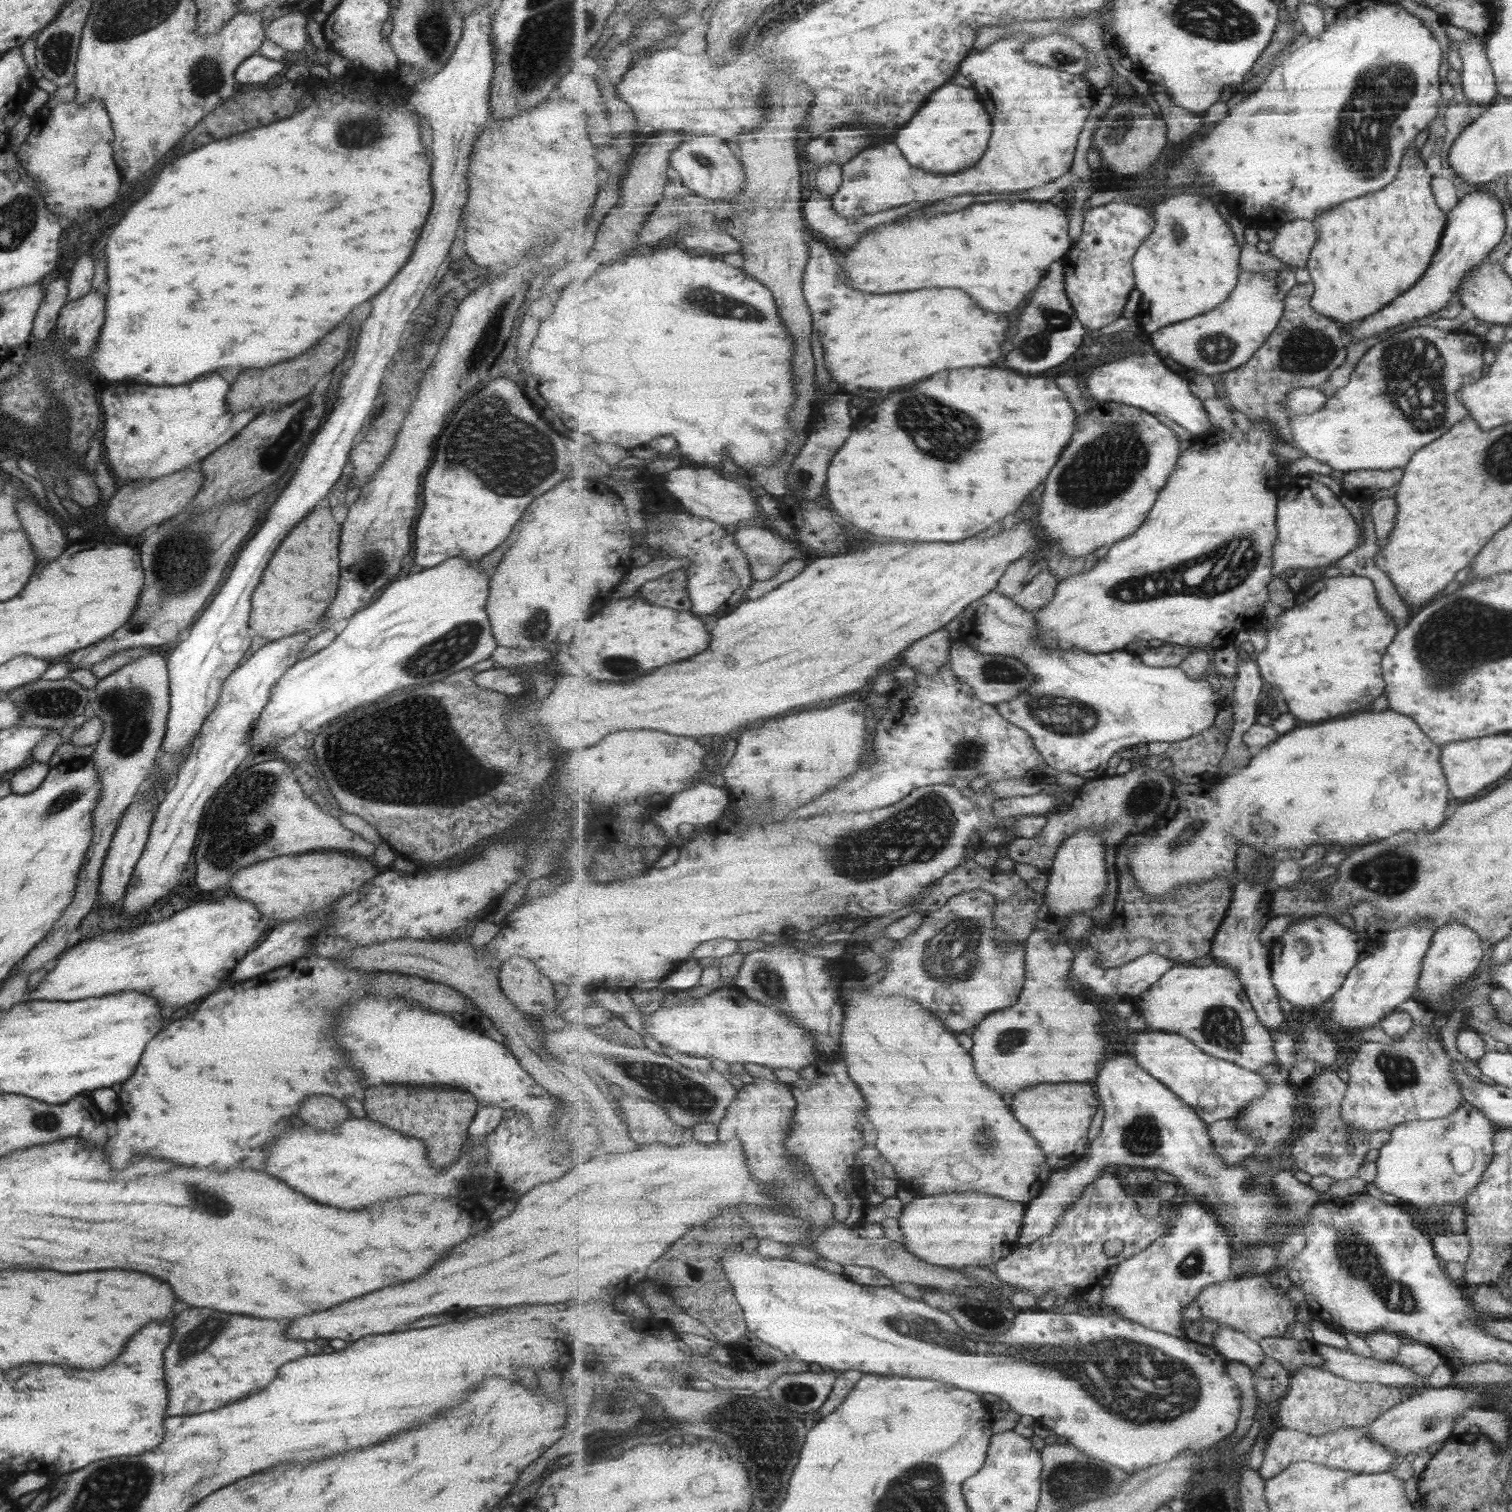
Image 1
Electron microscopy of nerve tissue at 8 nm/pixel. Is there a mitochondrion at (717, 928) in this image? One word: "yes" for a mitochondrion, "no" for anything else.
no

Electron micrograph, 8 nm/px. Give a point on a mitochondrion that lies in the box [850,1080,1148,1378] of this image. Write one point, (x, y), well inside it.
(911, 1329)

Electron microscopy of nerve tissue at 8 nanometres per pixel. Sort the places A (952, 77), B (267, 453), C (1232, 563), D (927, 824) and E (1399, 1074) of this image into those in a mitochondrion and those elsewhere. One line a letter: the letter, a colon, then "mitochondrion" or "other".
A: other
B: mitochondrion
C: mitochondrion
D: mitochondrion
E: mitochondrion

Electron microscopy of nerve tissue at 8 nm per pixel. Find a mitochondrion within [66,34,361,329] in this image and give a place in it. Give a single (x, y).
(206, 77)

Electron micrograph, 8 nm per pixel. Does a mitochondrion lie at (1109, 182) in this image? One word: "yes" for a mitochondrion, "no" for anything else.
no

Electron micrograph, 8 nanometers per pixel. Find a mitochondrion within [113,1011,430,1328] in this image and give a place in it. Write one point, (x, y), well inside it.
(200, 1198)

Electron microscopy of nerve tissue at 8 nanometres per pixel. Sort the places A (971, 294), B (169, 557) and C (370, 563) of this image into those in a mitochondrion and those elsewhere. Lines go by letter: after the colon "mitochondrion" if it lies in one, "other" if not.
A: other
B: mitochondrion
C: mitochondrion

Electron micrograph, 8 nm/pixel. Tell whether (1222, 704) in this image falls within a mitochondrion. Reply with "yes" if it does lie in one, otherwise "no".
no

